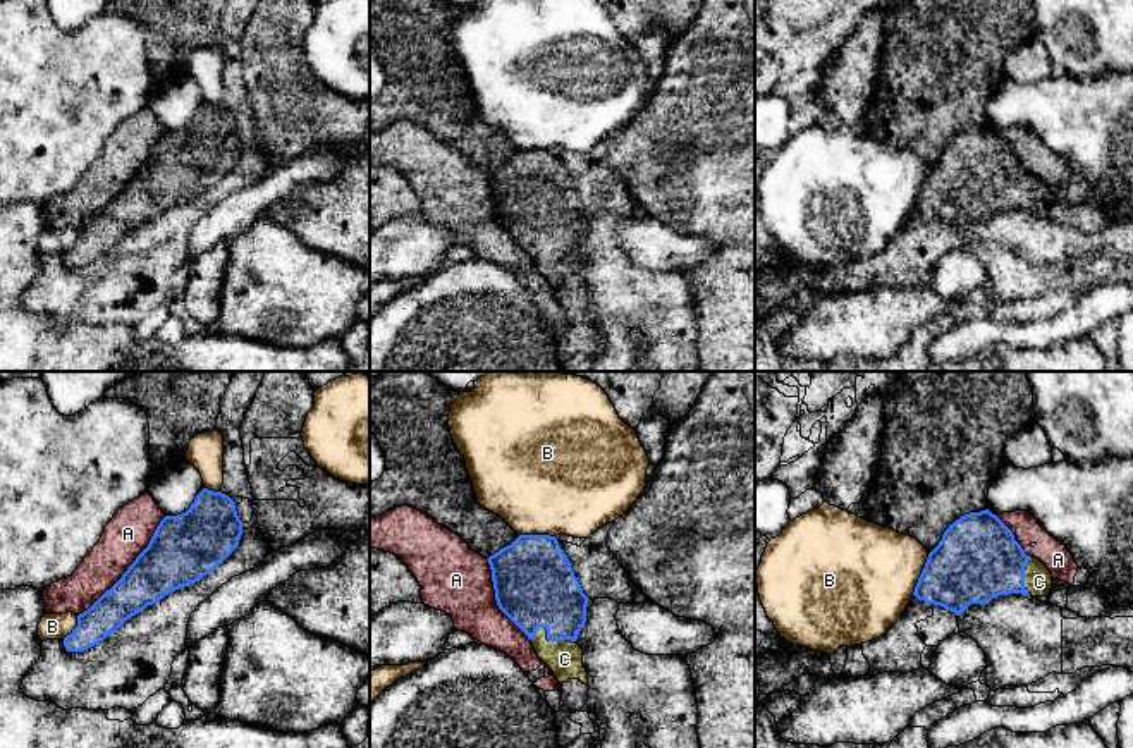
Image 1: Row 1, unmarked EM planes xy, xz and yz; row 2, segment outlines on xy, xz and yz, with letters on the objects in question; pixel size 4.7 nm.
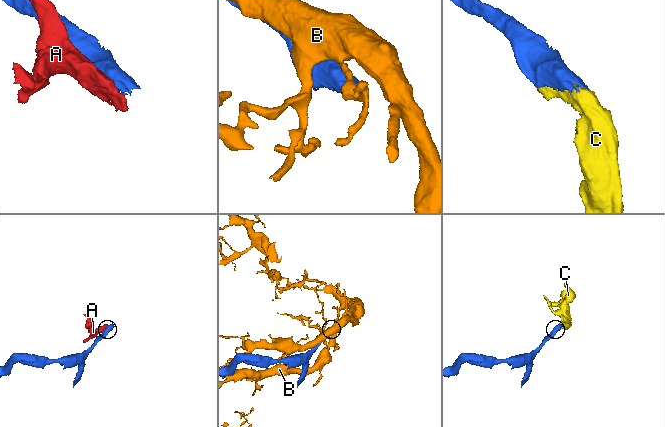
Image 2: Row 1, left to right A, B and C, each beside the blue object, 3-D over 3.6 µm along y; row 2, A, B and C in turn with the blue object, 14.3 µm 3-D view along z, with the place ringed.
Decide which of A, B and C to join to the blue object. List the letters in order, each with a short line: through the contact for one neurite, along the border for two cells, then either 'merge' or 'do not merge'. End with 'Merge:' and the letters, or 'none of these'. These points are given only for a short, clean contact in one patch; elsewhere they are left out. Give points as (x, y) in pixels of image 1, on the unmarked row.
A: do not merge
B: do not merge
C: merge
Merge: C

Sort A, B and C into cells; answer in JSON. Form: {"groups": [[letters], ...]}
{"groups": [["A"], ["B"], ["C"]]}

